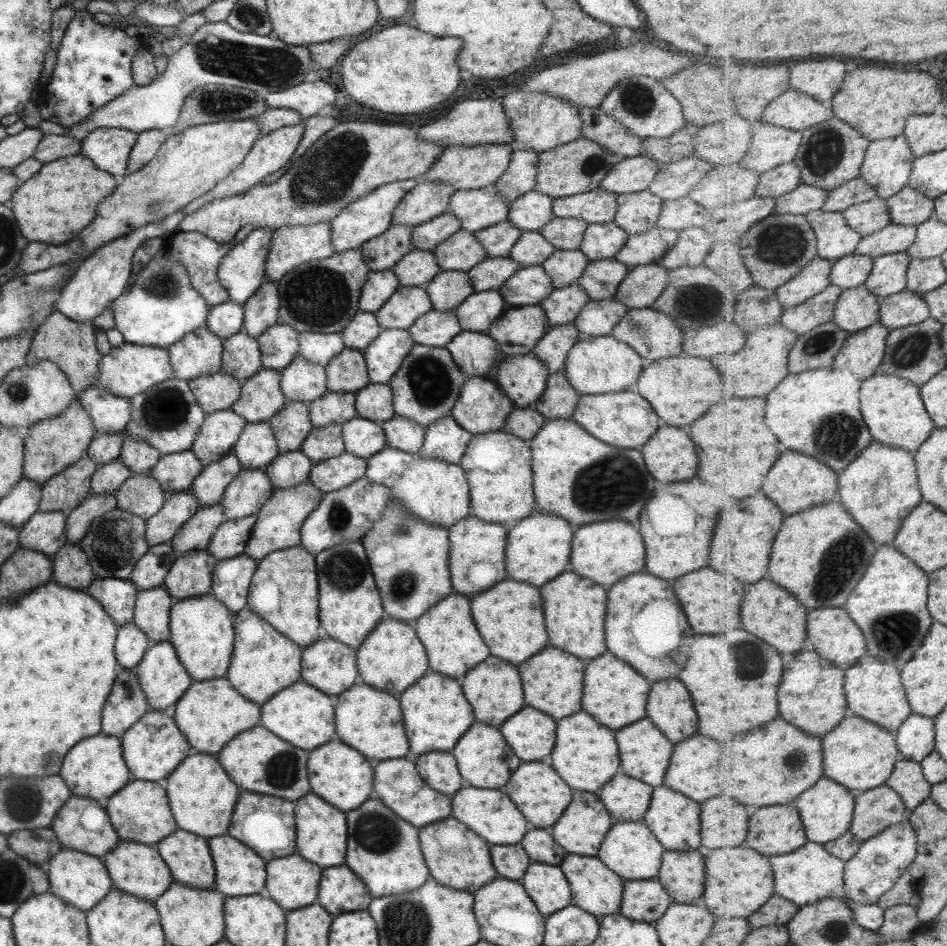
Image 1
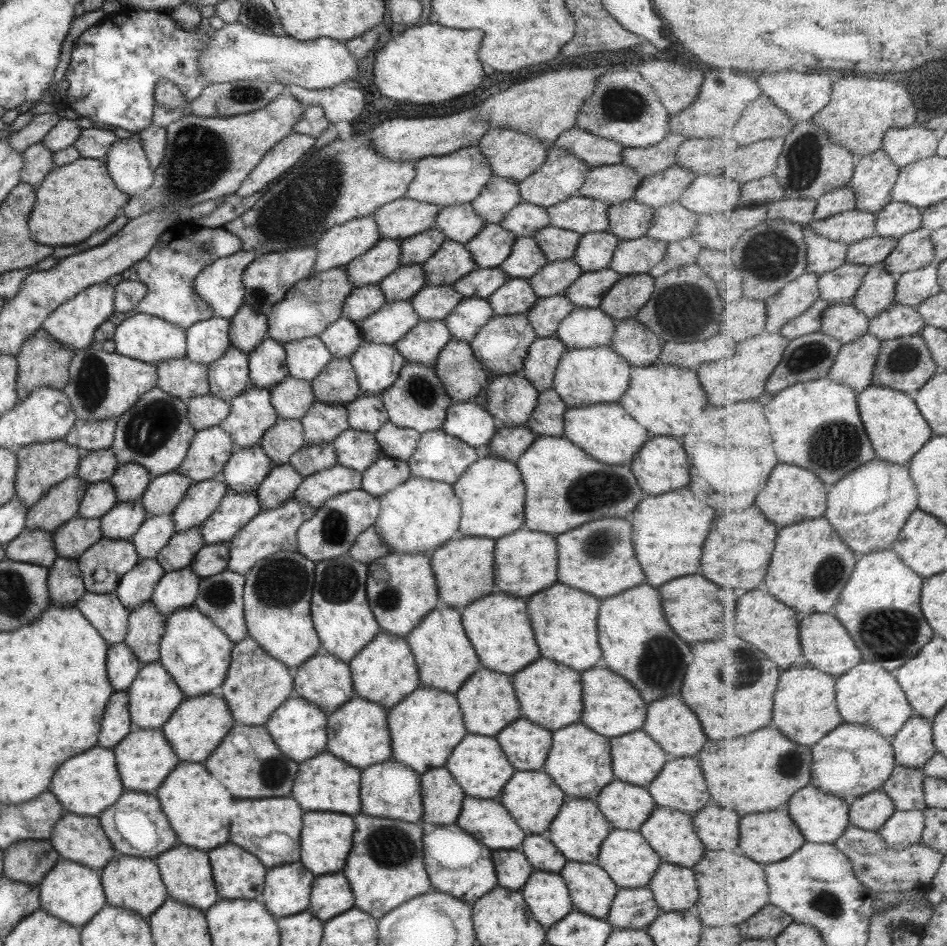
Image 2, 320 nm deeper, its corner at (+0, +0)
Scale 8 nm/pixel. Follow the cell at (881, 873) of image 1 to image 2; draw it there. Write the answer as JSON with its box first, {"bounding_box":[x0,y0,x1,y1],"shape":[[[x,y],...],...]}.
{"bounding_box":[879,809,925,851],"shape":[[[897,809],[879,833],[890,847],[902,851],[915,843],[922,842],[925,827],[924,810]]]}

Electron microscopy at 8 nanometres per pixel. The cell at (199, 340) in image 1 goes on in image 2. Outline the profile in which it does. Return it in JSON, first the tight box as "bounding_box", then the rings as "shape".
{"bounding_box":[154,356,209,399],"shape":[[[186,356],[154,364],[156,387],[177,399],[209,395],[205,364],[191,362]]]}

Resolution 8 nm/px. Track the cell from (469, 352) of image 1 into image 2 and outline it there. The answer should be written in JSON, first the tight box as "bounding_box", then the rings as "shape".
{"bounding_box":[433,340,487,403],"shape":[[[448,340],[439,351],[433,369],[452,403],[474,399],[487,384],[486,372],[473,356],[469,342]]]}

